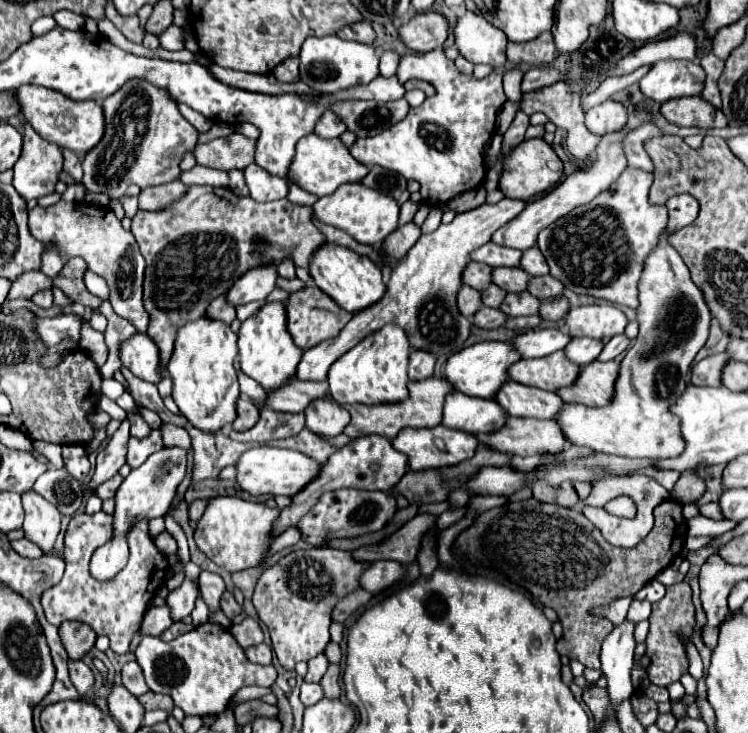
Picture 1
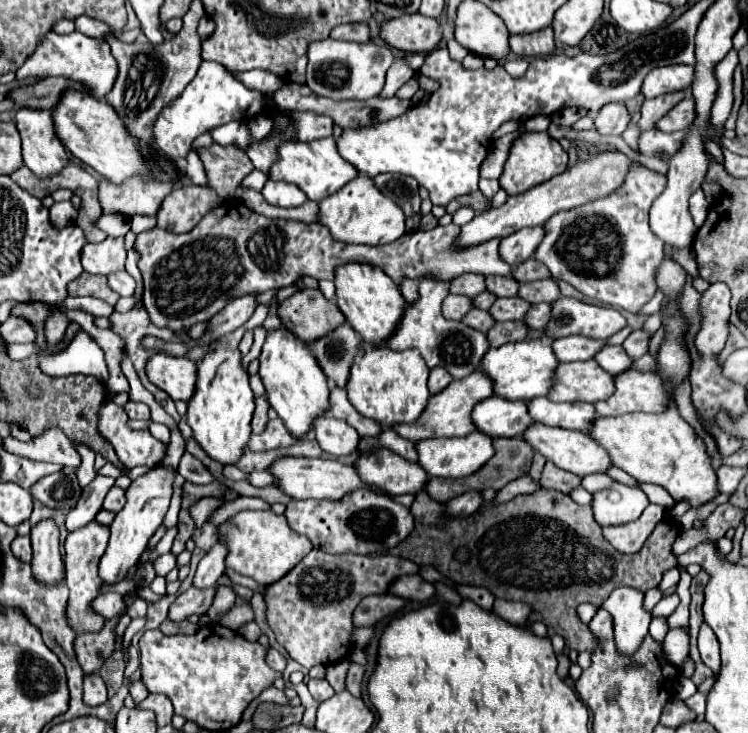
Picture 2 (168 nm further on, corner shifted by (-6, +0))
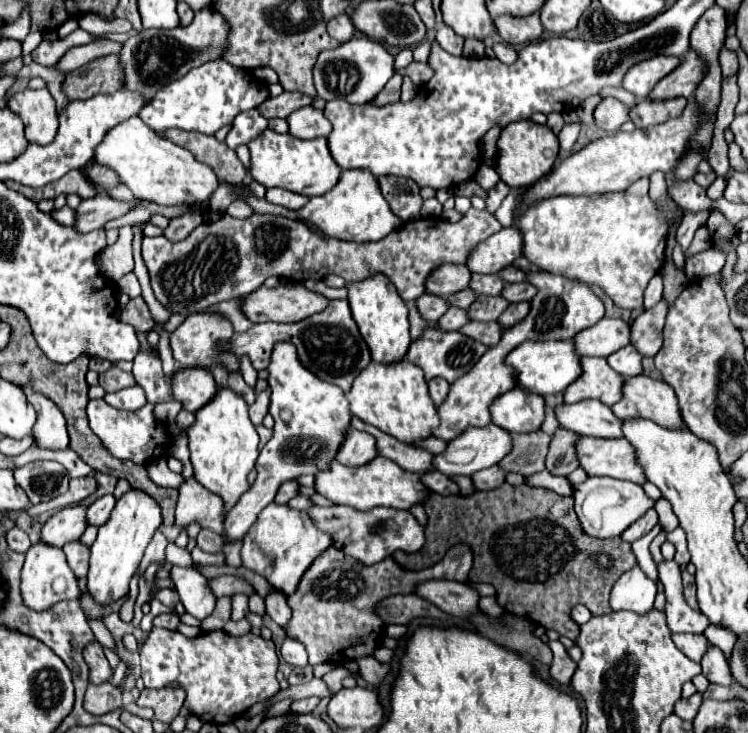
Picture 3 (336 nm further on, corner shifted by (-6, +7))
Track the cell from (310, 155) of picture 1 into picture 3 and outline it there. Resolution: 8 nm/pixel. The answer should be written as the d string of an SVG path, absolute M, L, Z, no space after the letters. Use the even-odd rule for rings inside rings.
M265 128L257 138L249 144L251 154L251 178L265 188L283 188L303 196L321 196L337 184L341 168L329 154L327 138L313 138L313 140L299 140L291 134L277 134L271 128Z

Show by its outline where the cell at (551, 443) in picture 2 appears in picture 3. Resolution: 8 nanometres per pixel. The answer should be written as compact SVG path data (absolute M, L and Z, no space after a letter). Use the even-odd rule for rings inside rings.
M581 436L577 440L577 456L581 468L589 476L609 476L629 480L639 486L647 482L643 468L635 458L635 448L625 440L605 440Z

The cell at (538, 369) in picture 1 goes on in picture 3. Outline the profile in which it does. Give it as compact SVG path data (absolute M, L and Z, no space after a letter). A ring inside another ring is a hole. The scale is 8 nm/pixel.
M583 358L583 374L565 390L565 402L575 404L579 400L601 400L613 406L621 400L621 388L625 378L617 374L605 358Z

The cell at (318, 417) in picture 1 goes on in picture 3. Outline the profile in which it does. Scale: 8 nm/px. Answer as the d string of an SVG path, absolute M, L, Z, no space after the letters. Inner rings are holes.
M351 428L337 454L337 460L343 466L365 466L367 462L375 460L375 456L379 456L375 438L367 432L359 432L359 430Z

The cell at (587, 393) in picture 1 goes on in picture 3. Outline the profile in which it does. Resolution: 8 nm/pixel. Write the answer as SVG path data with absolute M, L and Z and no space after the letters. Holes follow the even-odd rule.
M645 374L627 378L623 386L623 398L615 406L611 406L617 418L649 418L665 428L685 430L675 392L663 380L653 380Z

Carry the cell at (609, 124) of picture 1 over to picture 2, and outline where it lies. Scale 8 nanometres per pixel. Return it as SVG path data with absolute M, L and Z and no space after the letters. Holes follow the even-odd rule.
M607 103L595 117L595 129L601 135L621 135L631 121L631 115L623 103Z

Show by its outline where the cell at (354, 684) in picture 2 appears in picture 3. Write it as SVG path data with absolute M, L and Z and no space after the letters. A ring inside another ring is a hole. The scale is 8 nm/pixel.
M369 656L369 658L359 658L357 660L357 664L359 664L359 674L361 674L361 678L365 680L365 682L369 682L369 684L381 684L383 682L383 678L389 674L389 670L391 670L391 666L389 664L381 664L379 660L375 660L373 656Z

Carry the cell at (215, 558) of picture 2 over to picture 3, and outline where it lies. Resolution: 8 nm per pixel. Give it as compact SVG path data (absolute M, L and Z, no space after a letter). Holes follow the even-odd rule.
M279 342L271 354L269 364L269 386L271 386L271 406L269 412L275 420L273 438L263 446L257 460L257 480L247 494L229 510L225 518L225 532L231 540L243 538L251 528L259 512L273 502L279 486L287 480L299 478L303 474L317 474L319 470L329 470L347 430L351 428L351 410L345 392L339 386L319 380L311 374L297 358L295 346L289 342Z

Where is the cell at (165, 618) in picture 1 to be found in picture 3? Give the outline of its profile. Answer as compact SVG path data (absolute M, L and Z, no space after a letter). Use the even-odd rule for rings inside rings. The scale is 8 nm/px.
M219 576L219 578L209 580L209 586L213 588L213 592L215 592L217 598L229 596L229 594L251 596L255 592L253 586L245 578L241 578L241 576Z

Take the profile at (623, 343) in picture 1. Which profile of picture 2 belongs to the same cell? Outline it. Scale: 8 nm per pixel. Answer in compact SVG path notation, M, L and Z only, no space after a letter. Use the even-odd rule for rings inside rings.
M641 329L633 331L625 341L623 341L623 349L627 351L627 355L631 359L639 359L641 355L647 353L647 347L649 347L649 335Z

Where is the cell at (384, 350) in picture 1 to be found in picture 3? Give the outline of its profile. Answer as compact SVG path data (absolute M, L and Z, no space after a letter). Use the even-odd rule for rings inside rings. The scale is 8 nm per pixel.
M401 360L395 364L371 362L355 378L351 392L347 394L347 400L353 416L393 438L399 438L399 442L405 442L409 446L415 446L417 442L431 438L433 430L439 426L437 408L429 398L423 370L419 370L419 366L411 364L409 360Z

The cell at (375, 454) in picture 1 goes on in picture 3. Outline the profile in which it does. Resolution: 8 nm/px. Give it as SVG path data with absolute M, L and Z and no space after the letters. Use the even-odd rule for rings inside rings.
M431 470L431 472L423 474L421 480L423 480L423 484L427 488L431 488L437 494L443 494L443 496L447 496L447 494L459 494L459 486L449 476L445 476L445 474L437 472L437 470Z

